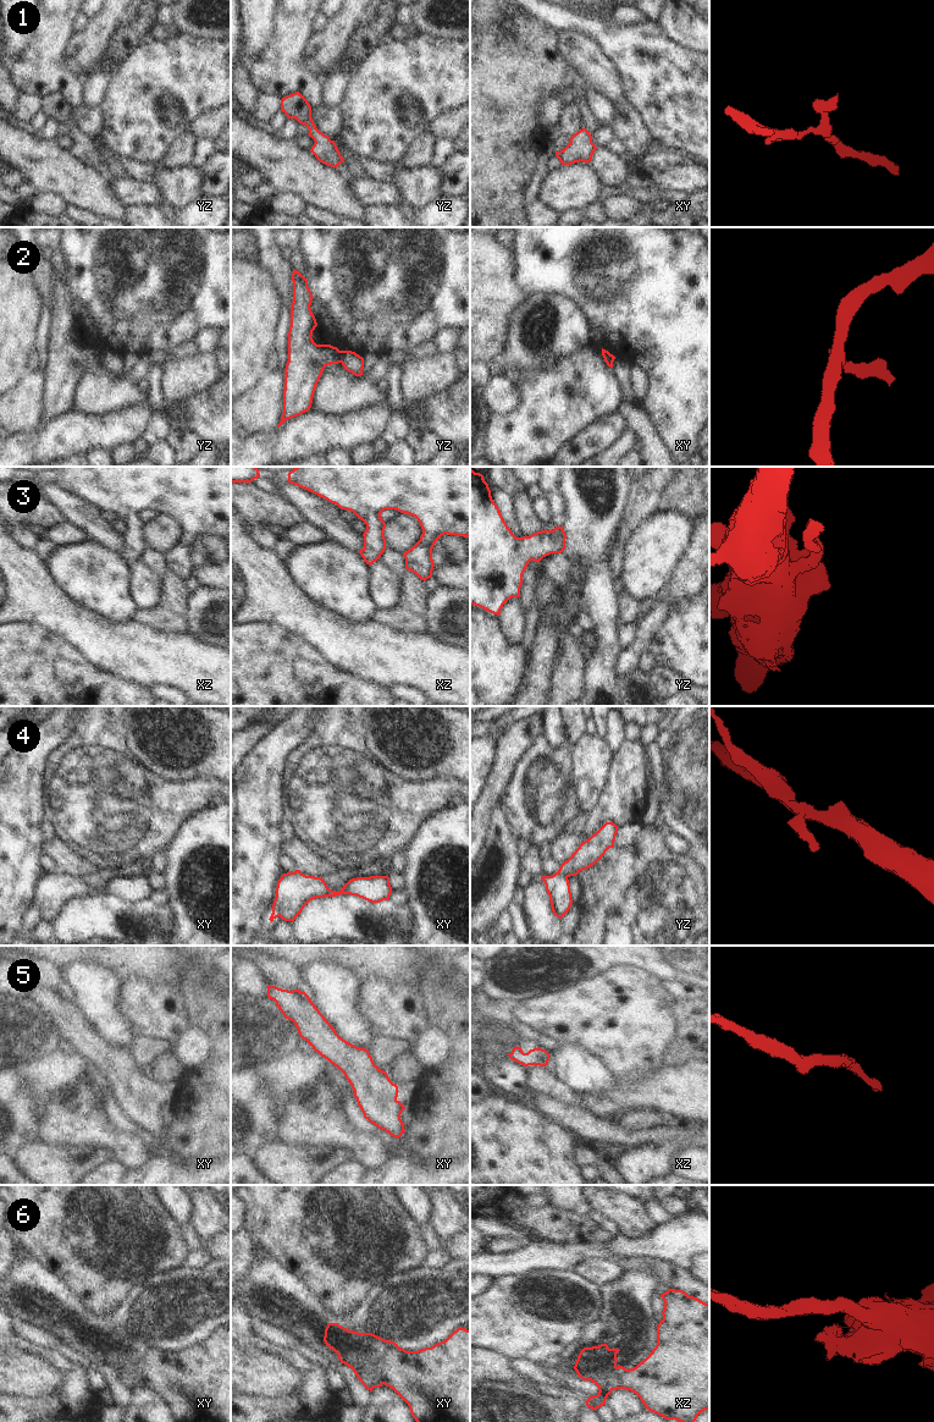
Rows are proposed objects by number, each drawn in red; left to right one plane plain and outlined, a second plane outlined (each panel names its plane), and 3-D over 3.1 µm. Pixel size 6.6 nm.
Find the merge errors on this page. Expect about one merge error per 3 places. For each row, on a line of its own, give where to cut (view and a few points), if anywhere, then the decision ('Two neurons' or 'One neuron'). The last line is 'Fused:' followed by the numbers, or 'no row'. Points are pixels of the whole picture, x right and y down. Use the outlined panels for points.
1: No split. One neuron
2: Split along yz (341, 351), (342, 362). Two neurons
3: No split. One neuron
4: Split along yz (558, 871), (567, 877). Two neurons
5: No split. One neuron
6: Split along xy (399, 1348), (391, 1348), (385, 1354), (381, 1367), (382, 1383). Two neurons
Fused: 2, 4, 6

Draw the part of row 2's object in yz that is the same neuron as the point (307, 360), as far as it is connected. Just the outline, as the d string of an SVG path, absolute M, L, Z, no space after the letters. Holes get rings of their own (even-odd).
M293 269L292 281L293 302L288 331L288 362L284 369L283 413L277 428L286 420L310 410L314 392L324 369L327 365L342 363L342 351L331 345L316 345L311 337L317 323L310 308L313 294L308 287L308 280Z

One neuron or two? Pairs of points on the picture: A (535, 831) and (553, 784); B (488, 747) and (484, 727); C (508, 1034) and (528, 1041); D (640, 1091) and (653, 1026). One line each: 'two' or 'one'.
A: one
B: two
C: one
D: two

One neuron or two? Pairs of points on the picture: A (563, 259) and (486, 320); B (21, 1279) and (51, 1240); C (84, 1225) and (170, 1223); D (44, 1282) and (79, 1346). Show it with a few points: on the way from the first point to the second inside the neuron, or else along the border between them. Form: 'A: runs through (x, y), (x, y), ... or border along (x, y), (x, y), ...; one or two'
A: border along (514, 264), (514, 281), (529, 295); two
B: border along (27, 1254), (59, 1277); two
C: runs through (105, 1223), (108, 1225), (149, 1225); one
D: runs through (45, 1298), (75, 1330); one

